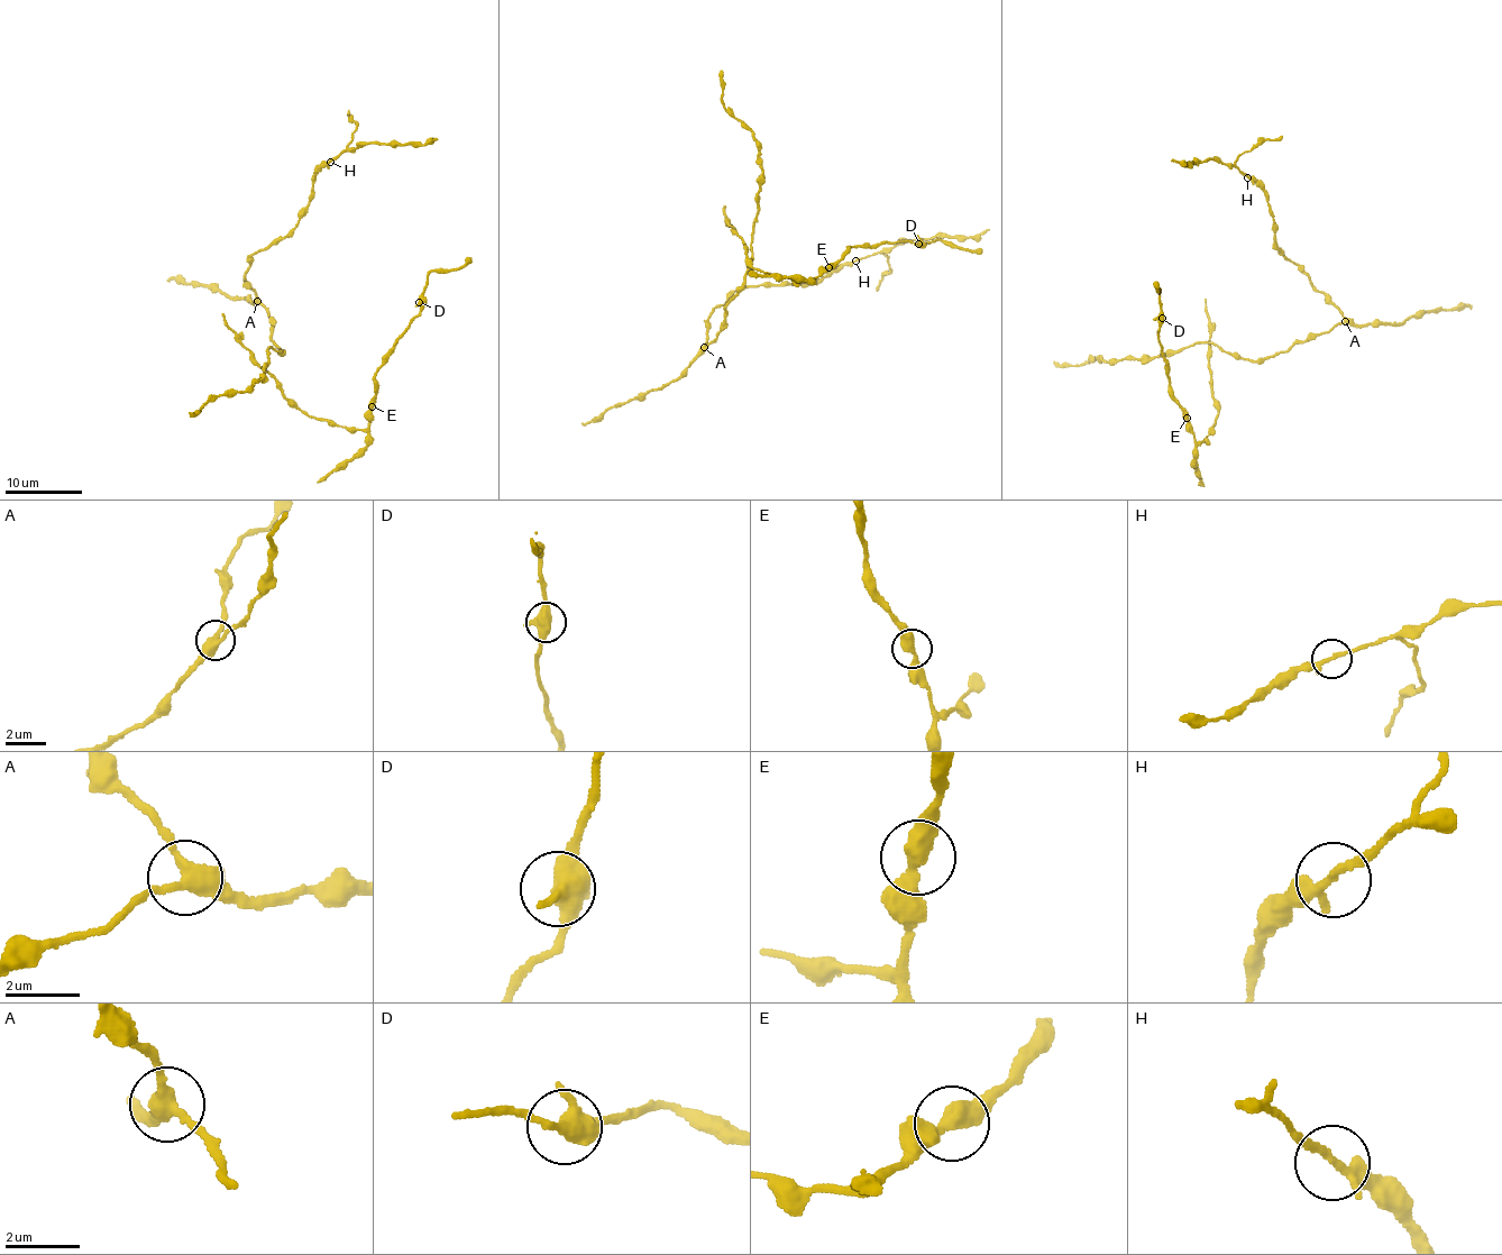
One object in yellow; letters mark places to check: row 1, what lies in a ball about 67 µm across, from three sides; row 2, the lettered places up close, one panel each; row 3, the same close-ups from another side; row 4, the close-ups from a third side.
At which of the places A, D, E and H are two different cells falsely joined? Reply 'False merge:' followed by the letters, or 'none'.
False merge: none

